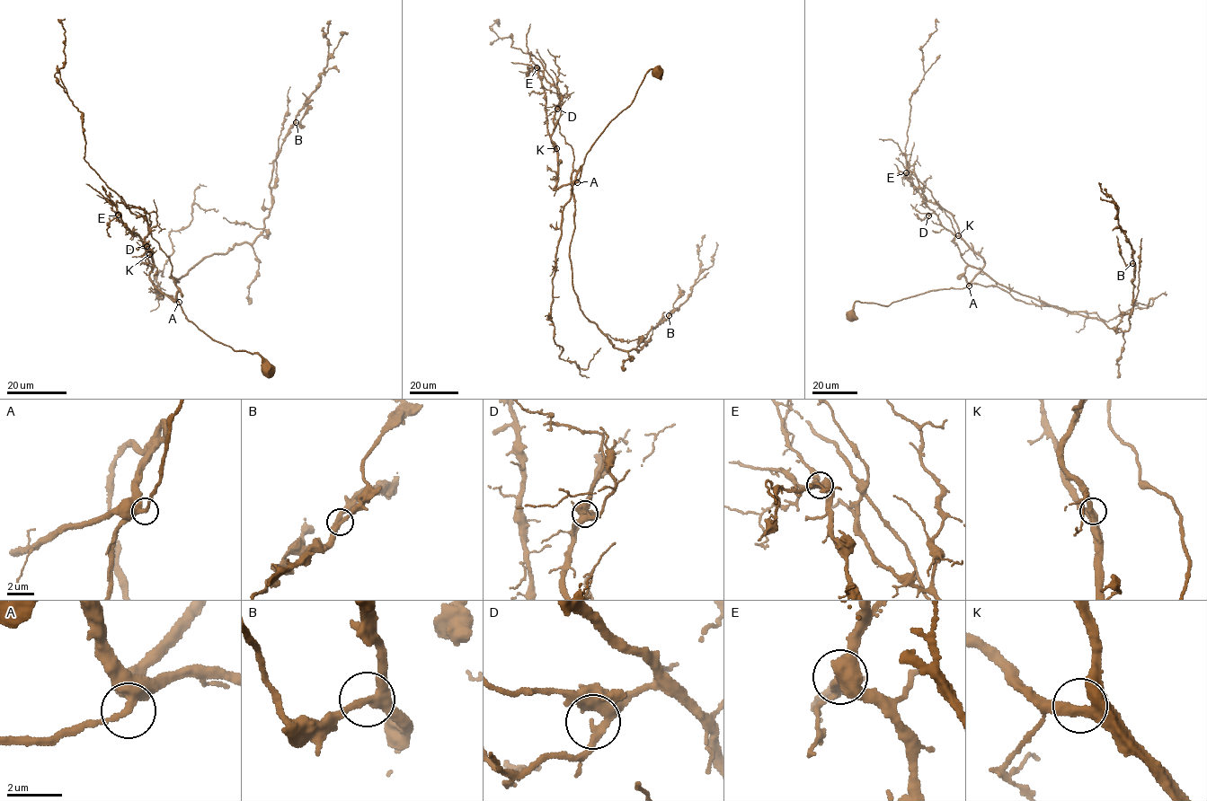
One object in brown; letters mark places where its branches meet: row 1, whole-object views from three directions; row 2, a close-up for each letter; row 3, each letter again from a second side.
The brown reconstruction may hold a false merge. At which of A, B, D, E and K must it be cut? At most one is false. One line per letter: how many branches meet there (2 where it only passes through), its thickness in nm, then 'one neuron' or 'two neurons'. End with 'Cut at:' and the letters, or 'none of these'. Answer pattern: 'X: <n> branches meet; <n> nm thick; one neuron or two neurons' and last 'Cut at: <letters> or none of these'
A: 2 branches meet; 320 nm thick; one neuron
B: 3 branches meet; 300 nm thick; one neuron
D: 2 branches meet; 180 nm thick; one neuron
E: 3 branches meet; 320 nm thick; one neuron
K: 3 branches meet; 320 nm thick; one neuron
Cut at: none of these

